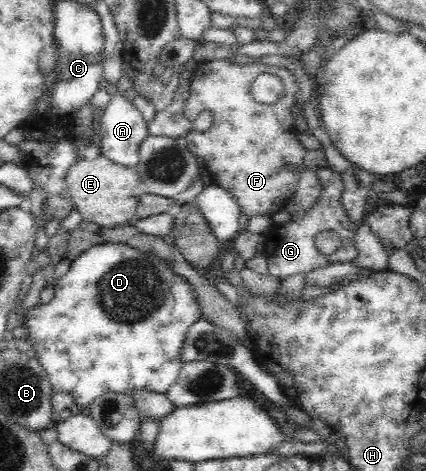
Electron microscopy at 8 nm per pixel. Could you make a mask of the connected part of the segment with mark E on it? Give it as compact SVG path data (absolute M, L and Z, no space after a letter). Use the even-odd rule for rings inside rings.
M103 155L93 160L80 159L67 171L66 193L82 220L90 220L107 228L133 223L139 198L145 194L134 167L121 166Z

